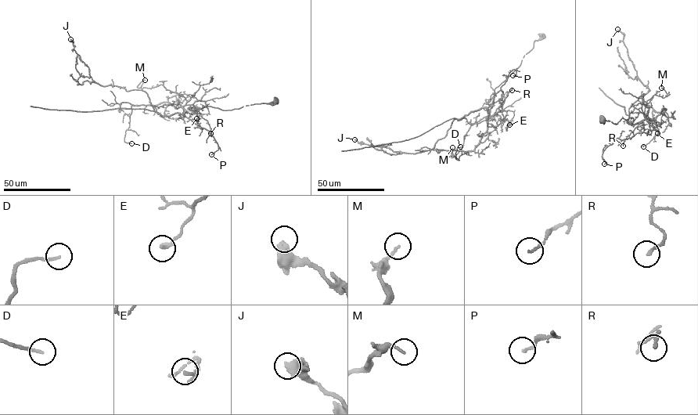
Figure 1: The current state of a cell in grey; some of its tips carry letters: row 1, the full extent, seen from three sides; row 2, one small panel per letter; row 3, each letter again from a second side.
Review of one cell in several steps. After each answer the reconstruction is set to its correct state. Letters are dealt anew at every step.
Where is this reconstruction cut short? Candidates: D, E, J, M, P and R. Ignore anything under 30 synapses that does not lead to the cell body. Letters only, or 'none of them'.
none of them

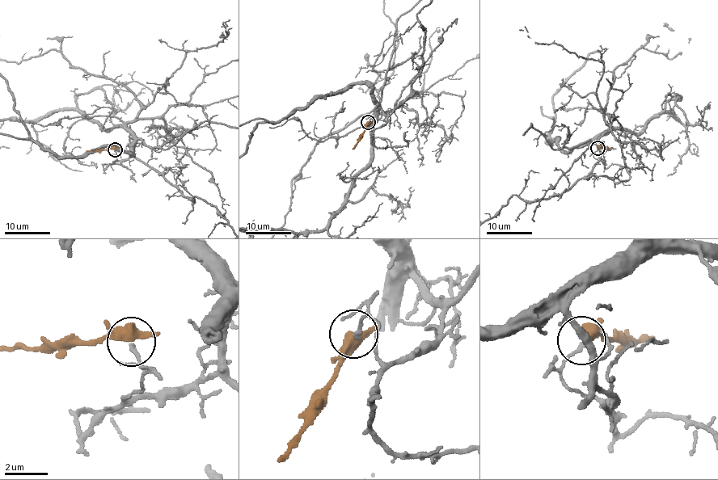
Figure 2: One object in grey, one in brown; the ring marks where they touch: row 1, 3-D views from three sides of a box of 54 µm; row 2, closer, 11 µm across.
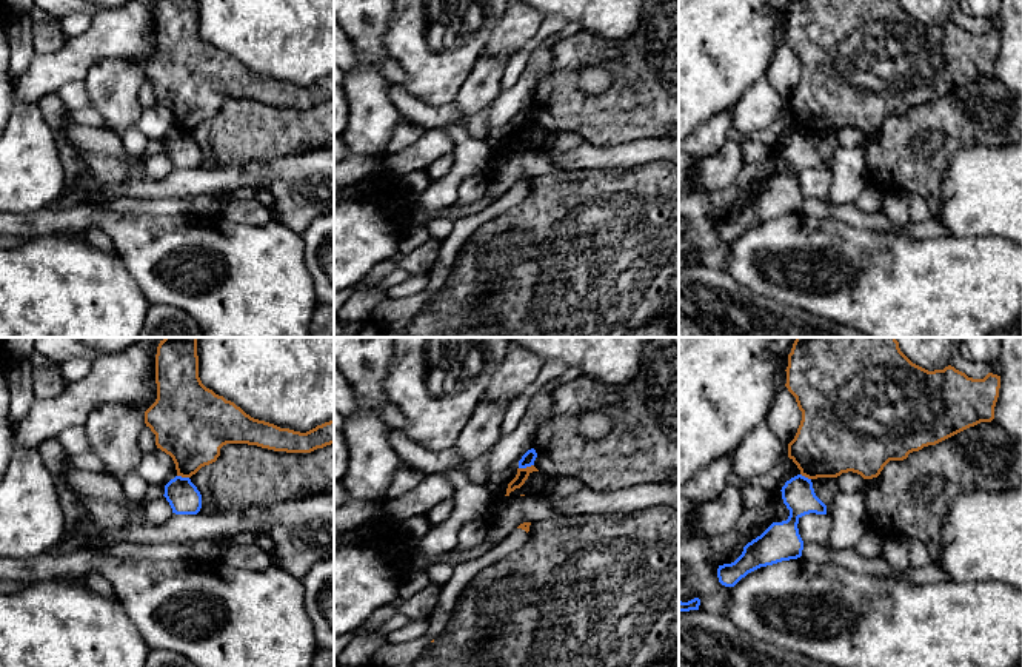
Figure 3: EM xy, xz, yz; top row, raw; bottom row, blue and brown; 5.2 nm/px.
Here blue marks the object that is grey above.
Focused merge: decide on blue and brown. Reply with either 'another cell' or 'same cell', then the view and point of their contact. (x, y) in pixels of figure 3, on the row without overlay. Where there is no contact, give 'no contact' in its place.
another cell; meets blue in xz at (525, 122)

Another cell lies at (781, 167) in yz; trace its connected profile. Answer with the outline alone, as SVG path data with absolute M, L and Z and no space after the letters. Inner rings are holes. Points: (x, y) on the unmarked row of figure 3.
M773 145L770 157L766 160L771 160L774 163L774 177L787 176L790 171L790 165L783 159L782 146Z

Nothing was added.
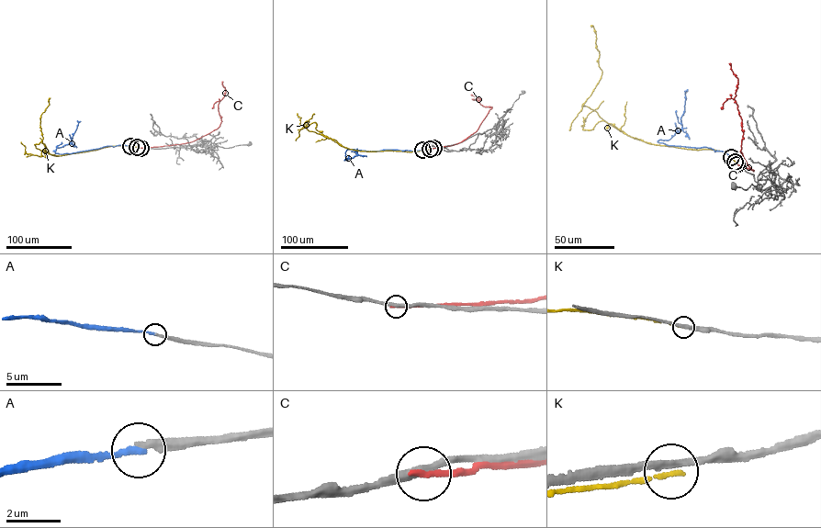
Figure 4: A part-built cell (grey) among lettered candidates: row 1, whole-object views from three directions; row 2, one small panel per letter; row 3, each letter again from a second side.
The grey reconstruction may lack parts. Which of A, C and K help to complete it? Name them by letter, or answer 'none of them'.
A

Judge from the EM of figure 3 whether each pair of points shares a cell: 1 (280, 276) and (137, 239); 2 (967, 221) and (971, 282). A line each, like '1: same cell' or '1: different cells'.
1: same cell
2: different cells

